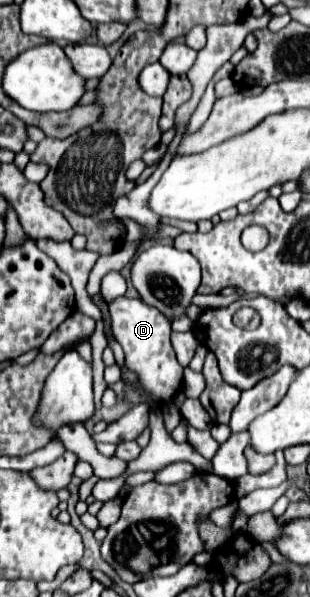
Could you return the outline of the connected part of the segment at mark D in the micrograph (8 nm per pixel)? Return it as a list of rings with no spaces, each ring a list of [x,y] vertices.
[[[118,297],[108,305],[108,309],[112,317],[112,333],[124,349],[124,367],[138,379],[138,387],[124,381],[124,401],[130,407],[140,403],[154,403],[156,407],[164,407],[176,397],[184,371],[170,345],[170,321],[156,307],[146,305],[142,299]]]

